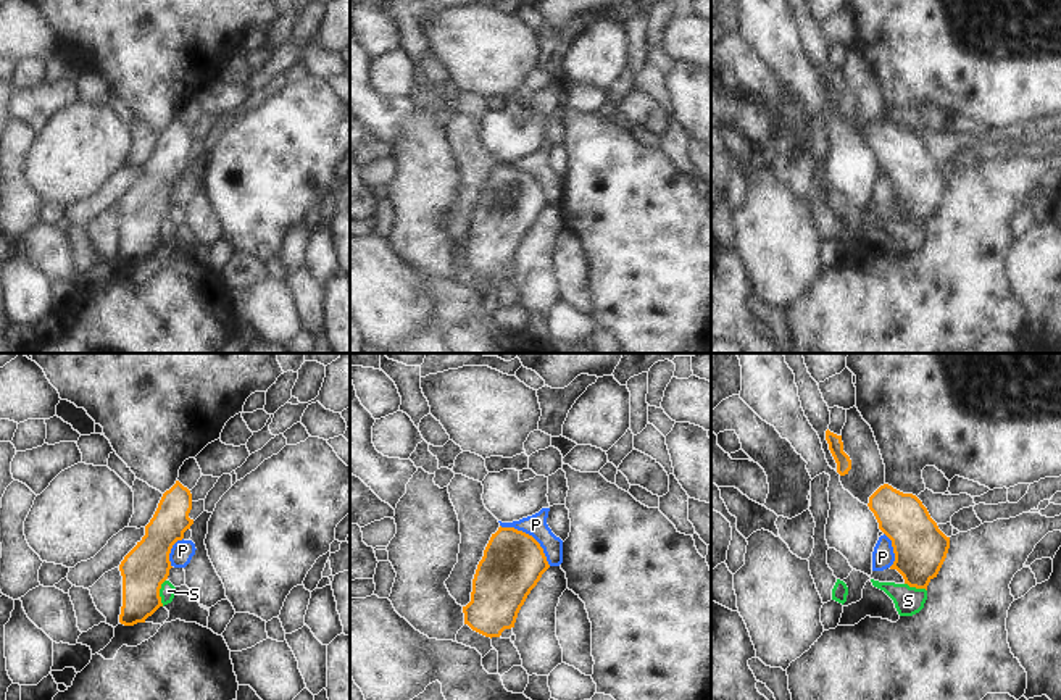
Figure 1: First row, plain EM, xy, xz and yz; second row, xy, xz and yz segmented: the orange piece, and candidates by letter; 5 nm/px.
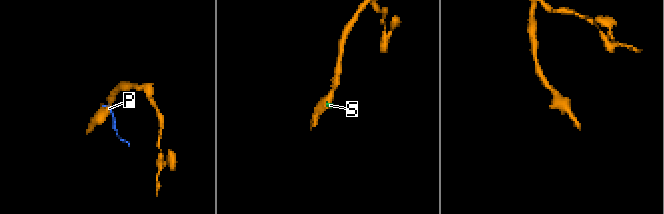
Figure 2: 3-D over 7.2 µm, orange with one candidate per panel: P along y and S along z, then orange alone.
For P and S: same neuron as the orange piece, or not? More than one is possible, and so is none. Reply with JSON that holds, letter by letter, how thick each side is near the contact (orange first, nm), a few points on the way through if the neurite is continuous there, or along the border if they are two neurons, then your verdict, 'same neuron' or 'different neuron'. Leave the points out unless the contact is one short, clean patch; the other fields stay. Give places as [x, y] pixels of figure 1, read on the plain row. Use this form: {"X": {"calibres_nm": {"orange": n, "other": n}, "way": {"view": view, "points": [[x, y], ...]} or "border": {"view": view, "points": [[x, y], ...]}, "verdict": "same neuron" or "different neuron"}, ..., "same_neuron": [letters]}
{"P": {"calibres_nm": {"orange": 320, "other": 110}, "border": {"view": "xz", "points": [[500, 163], [528, 171], [539, 183], [550, 204]]}, "verdict": "different neuron"}, "S": {"calibres_nm": {"orange": 220, "other": 80}, "border": {"view": "xy", "points": [[165, 218], [160, 228], [162, 244]]}, "verdict": "different neuron"}, "same_neuron": []}

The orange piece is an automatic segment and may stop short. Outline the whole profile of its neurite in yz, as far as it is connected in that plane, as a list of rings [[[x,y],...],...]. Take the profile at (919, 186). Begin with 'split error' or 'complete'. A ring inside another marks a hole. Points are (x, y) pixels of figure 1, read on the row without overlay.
complete; [[[888,123],[869,135],[868,145],[879,168],[892,179],[895,200],[890,208],[897,208],[909,226],[927,229],[947,197],[950,176],[938,168],[916,134]]]

